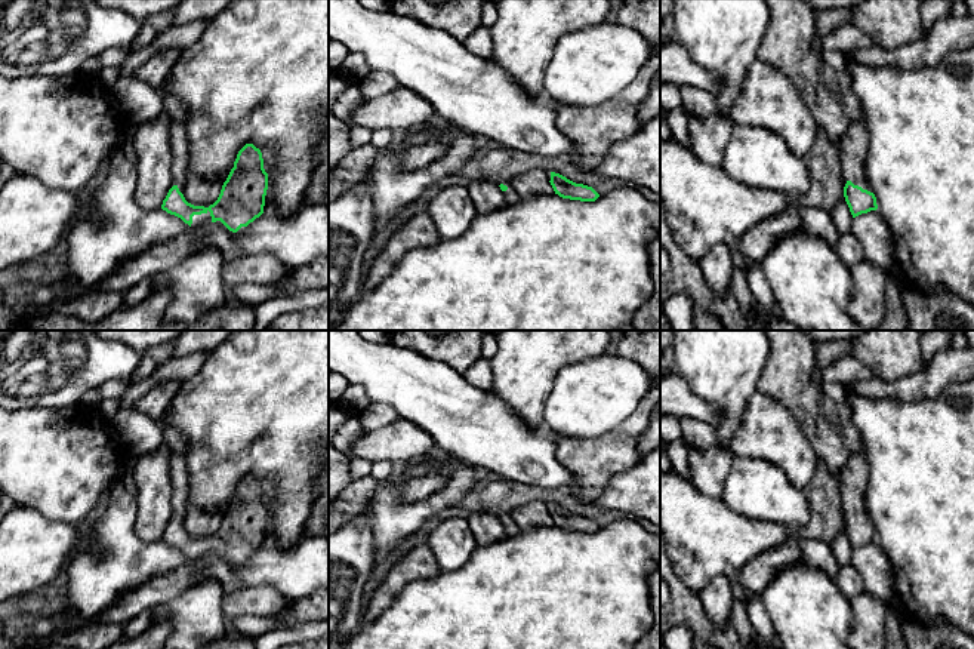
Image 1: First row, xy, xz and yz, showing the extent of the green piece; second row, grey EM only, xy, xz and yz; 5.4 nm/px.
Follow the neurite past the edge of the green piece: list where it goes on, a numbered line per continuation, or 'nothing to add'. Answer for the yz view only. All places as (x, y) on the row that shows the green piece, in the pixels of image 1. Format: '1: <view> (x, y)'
1: yz (854, 144)

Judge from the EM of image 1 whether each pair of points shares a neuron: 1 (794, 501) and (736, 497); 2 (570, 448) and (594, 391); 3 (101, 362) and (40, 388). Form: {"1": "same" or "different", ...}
{"1": "same", "2": "different", "3": "same"}

